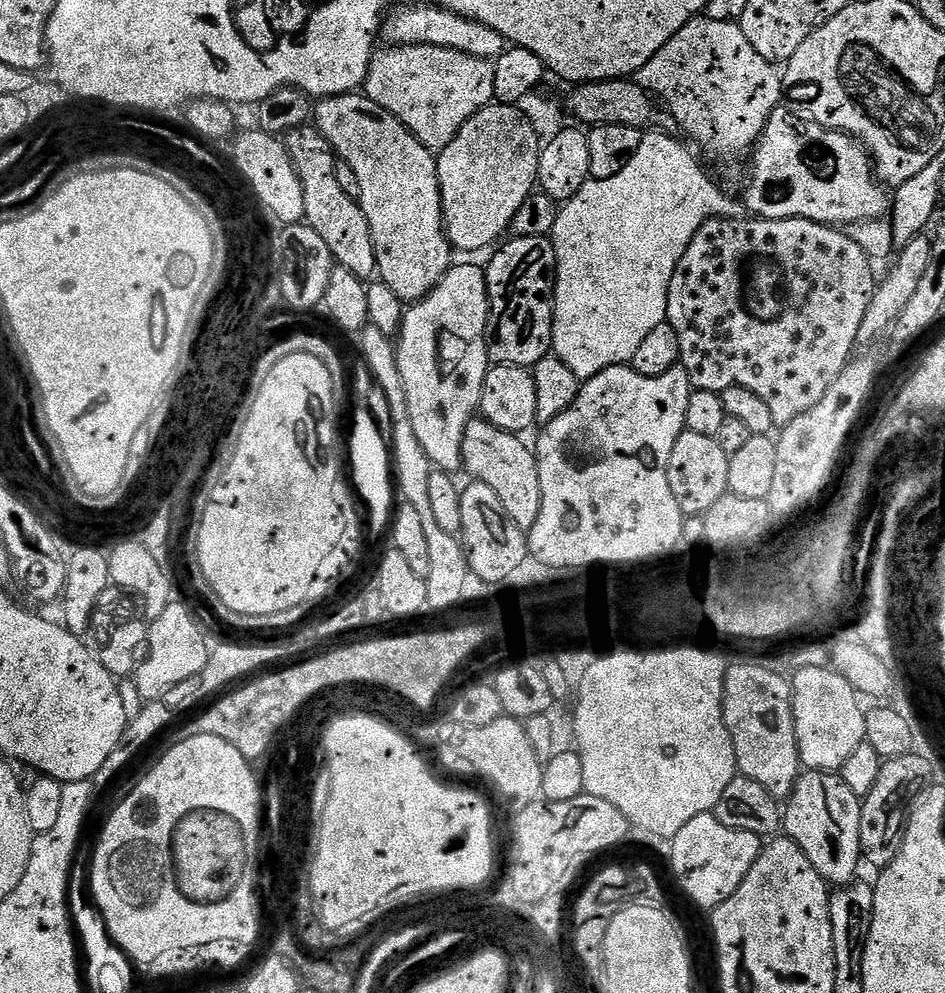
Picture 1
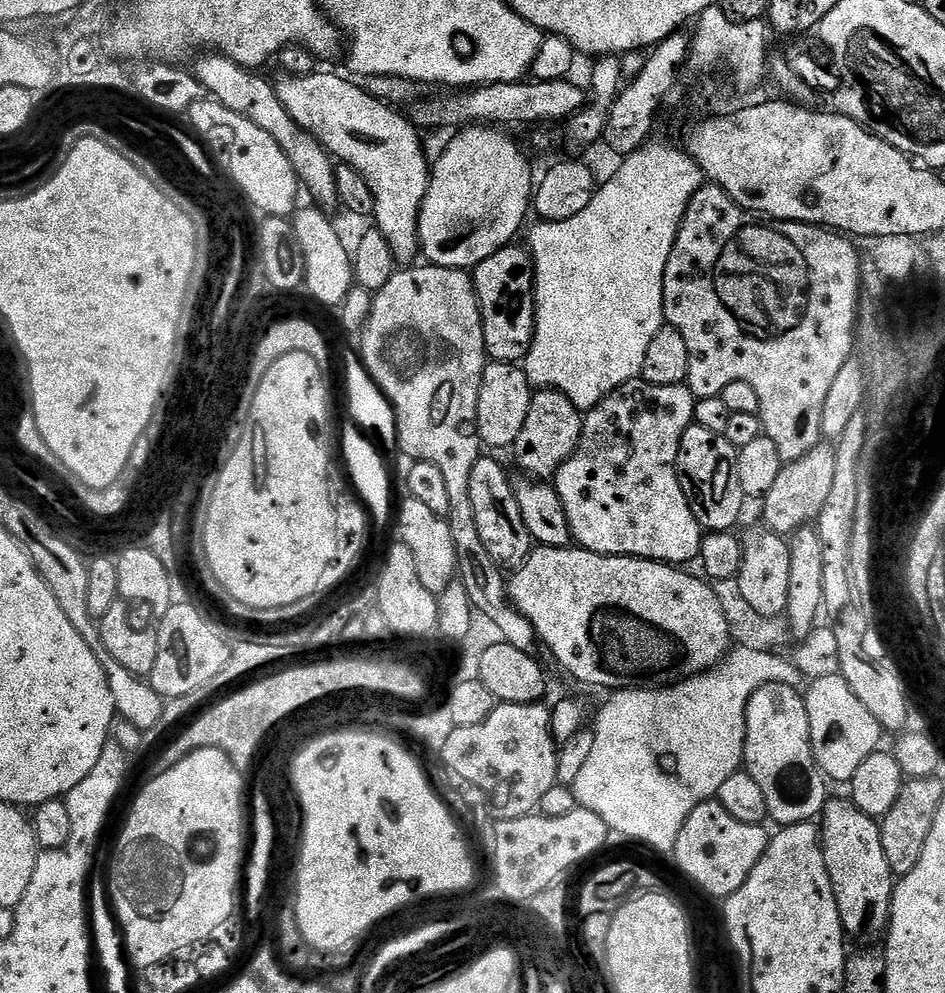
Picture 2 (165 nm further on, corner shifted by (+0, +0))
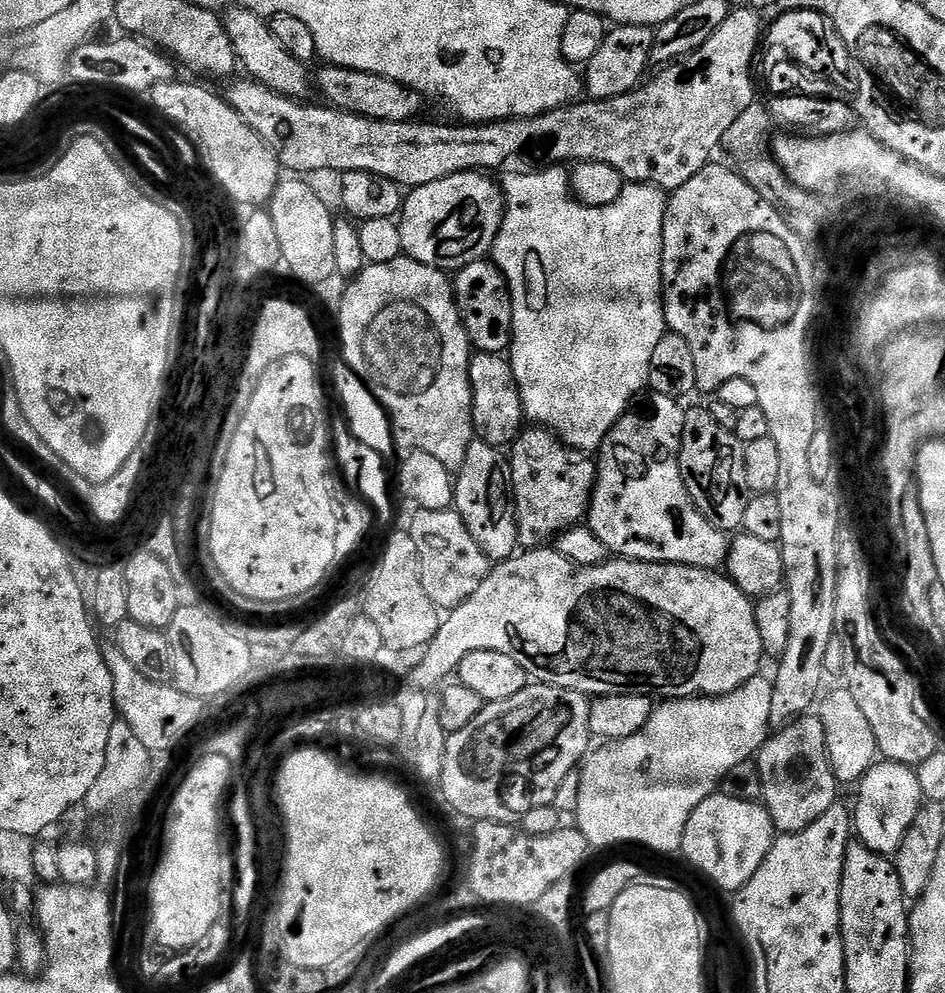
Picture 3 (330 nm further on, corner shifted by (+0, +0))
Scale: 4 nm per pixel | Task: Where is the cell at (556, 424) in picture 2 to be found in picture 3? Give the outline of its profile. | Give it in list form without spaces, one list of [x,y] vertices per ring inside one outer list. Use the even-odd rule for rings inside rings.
[[[528,426],[521,431],[520,436],[510,446],[510,463],[512,465],[512,497],[516,500],[516,521],[518,522],[518,538],[520,539],[520,548],[531,550],[547,545],[555,541],[560,533],[567,528],[575,528],[588,515],[588,504],[592,501],[592,491],[596,489],[596,465],[585,453],[576,452],[568,445],[562,443],[556,433],[543,426]]]

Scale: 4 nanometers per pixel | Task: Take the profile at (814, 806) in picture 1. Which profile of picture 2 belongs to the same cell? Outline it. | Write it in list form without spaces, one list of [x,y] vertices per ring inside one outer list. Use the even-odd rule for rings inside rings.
[[[829,799],[818,820],[820,845],[826,858],[826,870],[834,886],[838,914],[849,937],[876,936],[887,929],[892,909],[894,877],[882,851],[879,823],[867,816],[851,799]]]

